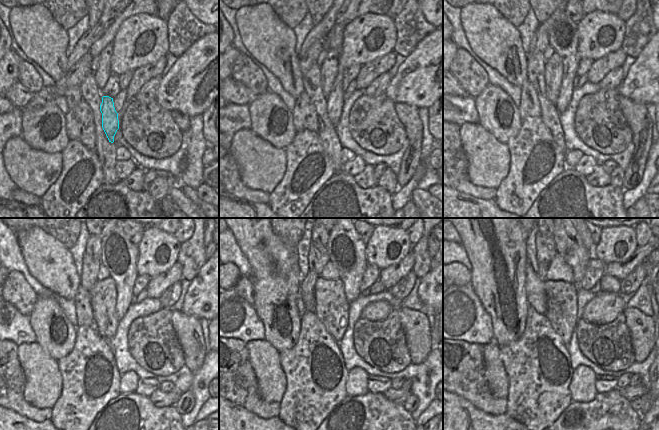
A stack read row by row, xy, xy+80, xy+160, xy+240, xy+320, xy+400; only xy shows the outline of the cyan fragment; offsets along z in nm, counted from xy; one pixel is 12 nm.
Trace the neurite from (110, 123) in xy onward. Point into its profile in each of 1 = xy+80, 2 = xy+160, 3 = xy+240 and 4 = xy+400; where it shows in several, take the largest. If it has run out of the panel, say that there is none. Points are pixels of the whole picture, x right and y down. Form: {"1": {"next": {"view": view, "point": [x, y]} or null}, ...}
{"1": {"next": {"view": "xy+80", "point": [335, 101]}}, "2": {"next": {"view": "xy+160", "point": [563, 33]}}, "3": {"next": {"view": "xy+240", "point": [119, 255]}}, "4": {"next": {"view": "xy+400", "point": [568, 244]}}}

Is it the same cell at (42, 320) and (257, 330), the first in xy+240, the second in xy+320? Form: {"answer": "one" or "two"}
{"answer": "two"}

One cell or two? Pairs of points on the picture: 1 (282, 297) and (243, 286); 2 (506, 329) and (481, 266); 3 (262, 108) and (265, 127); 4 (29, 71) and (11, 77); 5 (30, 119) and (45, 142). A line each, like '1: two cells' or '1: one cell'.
1: two cells
2: one cell
3: one cell
4: two cells
5: one cell

